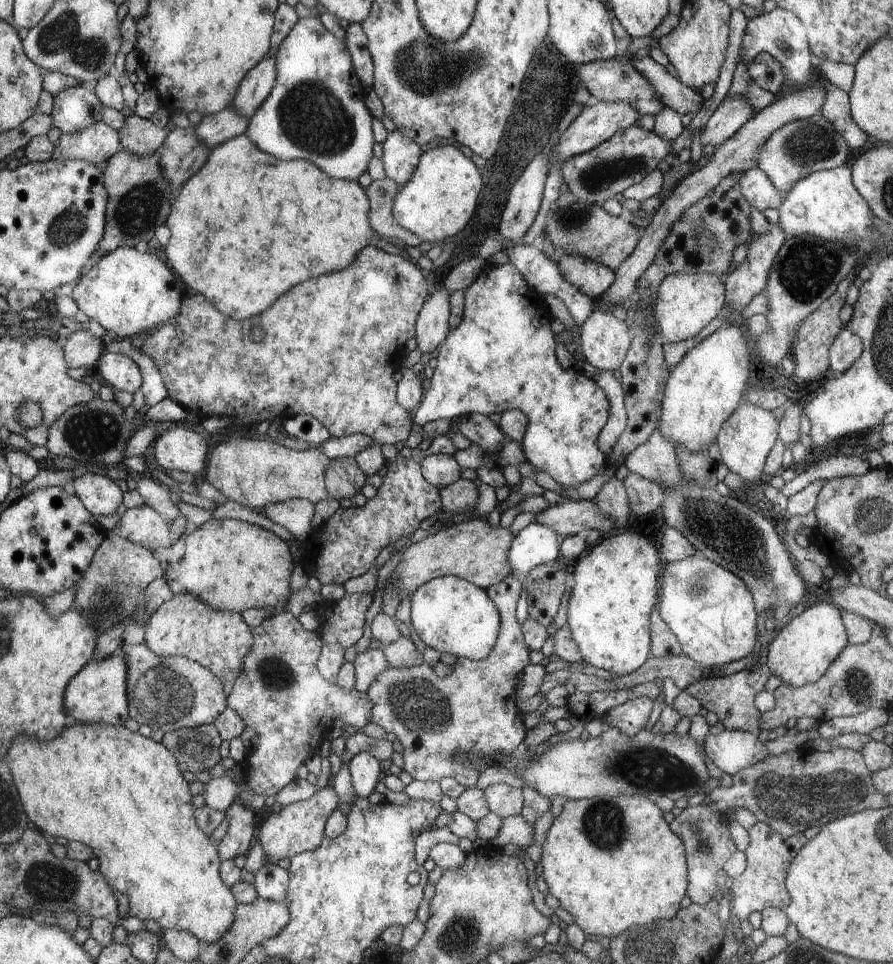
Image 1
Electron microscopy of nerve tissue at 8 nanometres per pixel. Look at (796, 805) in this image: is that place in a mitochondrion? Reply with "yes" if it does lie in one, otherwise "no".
yes

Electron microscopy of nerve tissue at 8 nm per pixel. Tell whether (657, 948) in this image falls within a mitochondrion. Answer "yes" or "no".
yes

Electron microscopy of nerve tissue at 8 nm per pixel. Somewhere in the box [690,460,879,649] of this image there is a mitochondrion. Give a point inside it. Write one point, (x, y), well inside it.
(753, 554)

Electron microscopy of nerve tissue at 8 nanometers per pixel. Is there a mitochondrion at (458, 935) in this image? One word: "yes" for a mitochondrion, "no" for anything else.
yes

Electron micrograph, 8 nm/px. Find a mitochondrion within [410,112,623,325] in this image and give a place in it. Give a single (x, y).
(572, 224)

